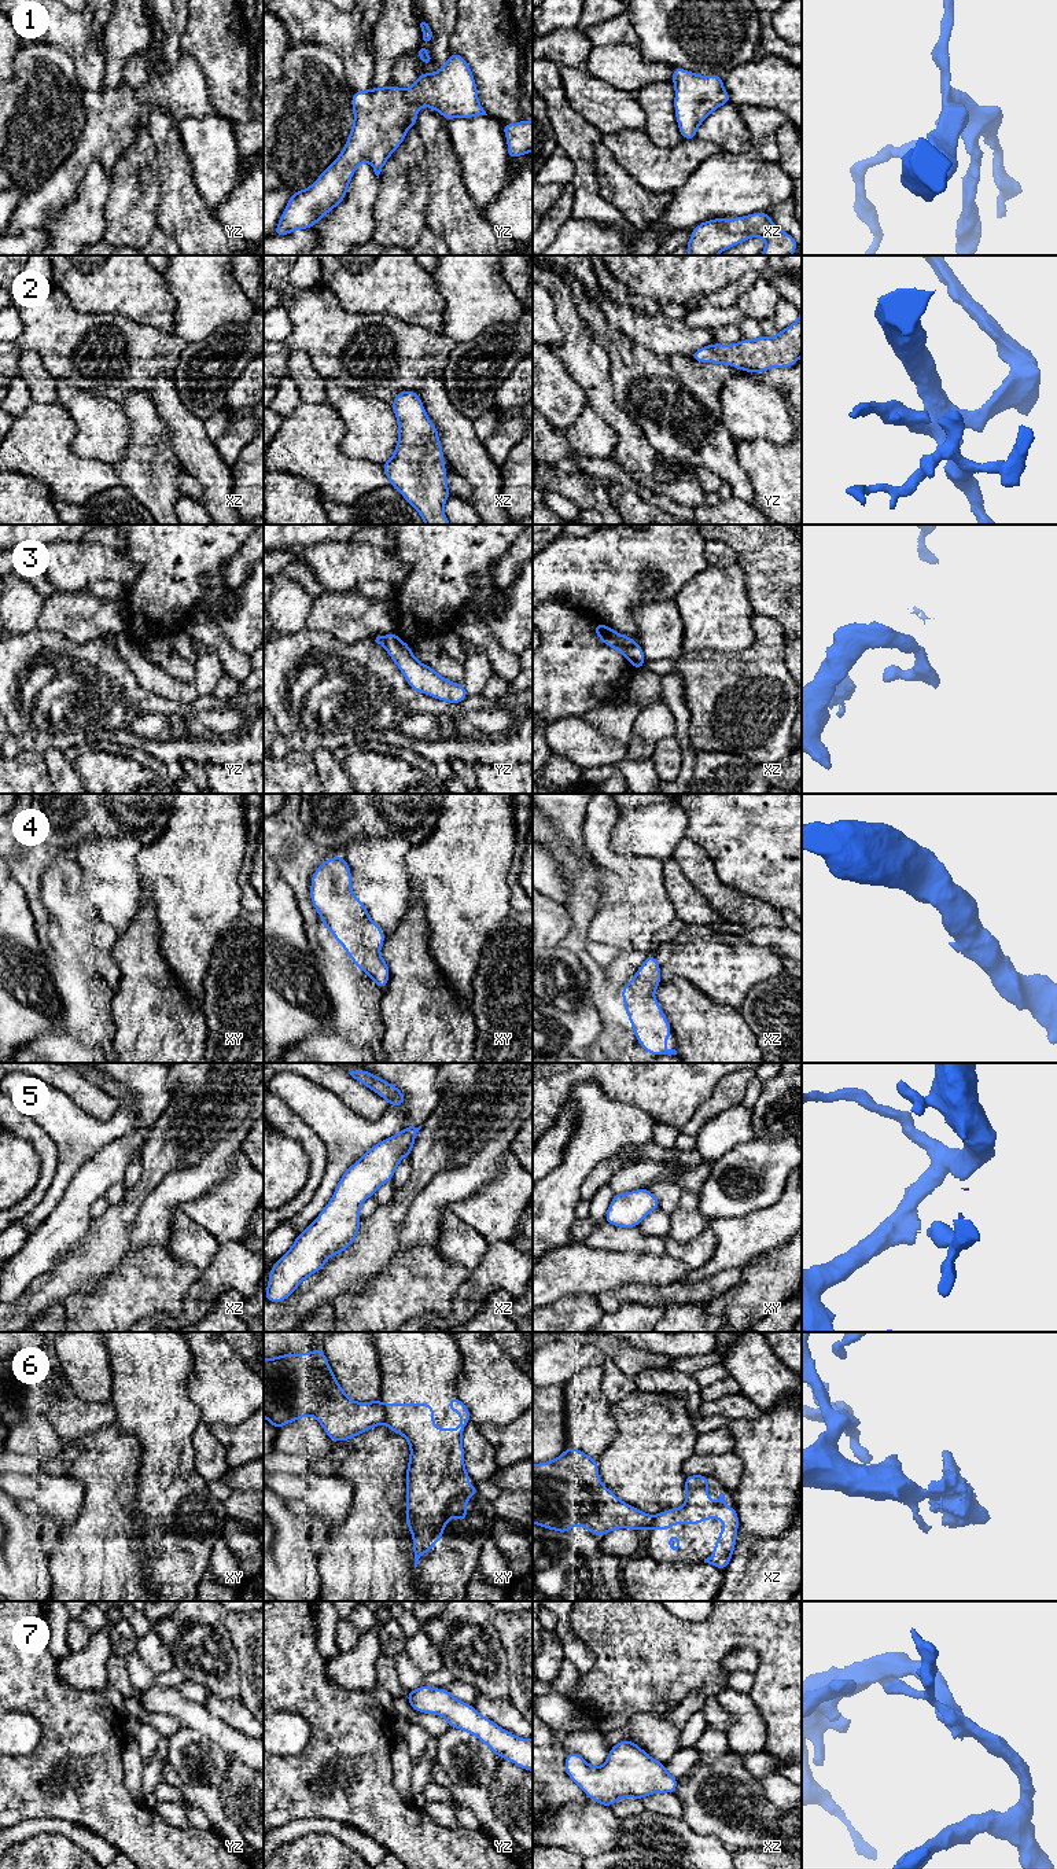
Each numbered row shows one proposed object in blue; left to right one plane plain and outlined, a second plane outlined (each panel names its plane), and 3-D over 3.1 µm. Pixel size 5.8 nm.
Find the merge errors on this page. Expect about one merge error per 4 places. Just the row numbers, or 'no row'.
3, 6

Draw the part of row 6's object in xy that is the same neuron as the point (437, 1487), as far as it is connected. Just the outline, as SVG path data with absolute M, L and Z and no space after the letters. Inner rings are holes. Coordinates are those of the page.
M450 1398L445 1405L461 1416L461 1424L453 1431L443 1425L434 1428L432 1403L383 1403L386 1423L391 1432L401 1434L410 1446L410 1457L406 1469L406 1527L413 1537L415 1568L424 1552L434 1549L437 1541L443 1541L441 1531L448 1526L452 1515L467 1522L467 1498L479 1494L478 1486L468 1486L471 1479L464 1468L464 1449L461 1435L471 1421L469 1409L458 1399Z

